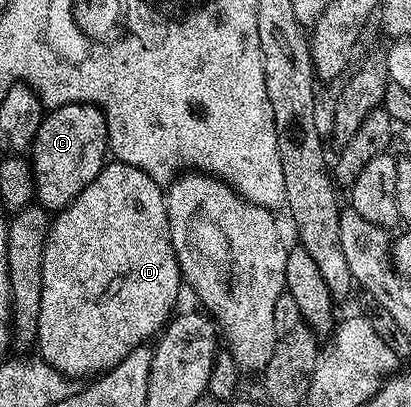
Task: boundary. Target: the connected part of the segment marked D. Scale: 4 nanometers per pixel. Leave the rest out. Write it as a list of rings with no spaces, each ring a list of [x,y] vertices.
[[[114,160],[103,166],[101,172],[76,196],[76,200],[65,210],[57,211],[50,227],[50,234],[46,237],[44,248],[44,264],[42,265],[42,299],[40,300],[40,316],[38,317],[38,336],[36,347],[40,353],[41,361],[56,368],[71,380],[79,380],[85,374],[101,376],[111,370],[117,362],[124,360],[124,356],[132,353],[137,346],[147,345],[165,327],[175,313],[174,305],[178,302],[178,289],[183,289],[182,274],[178,271],[178,261],[170,243],[170,229],[166,219],[166,196],[163,187],[152,181],[147,174],[140,172],[140,168],[129,166]]]

